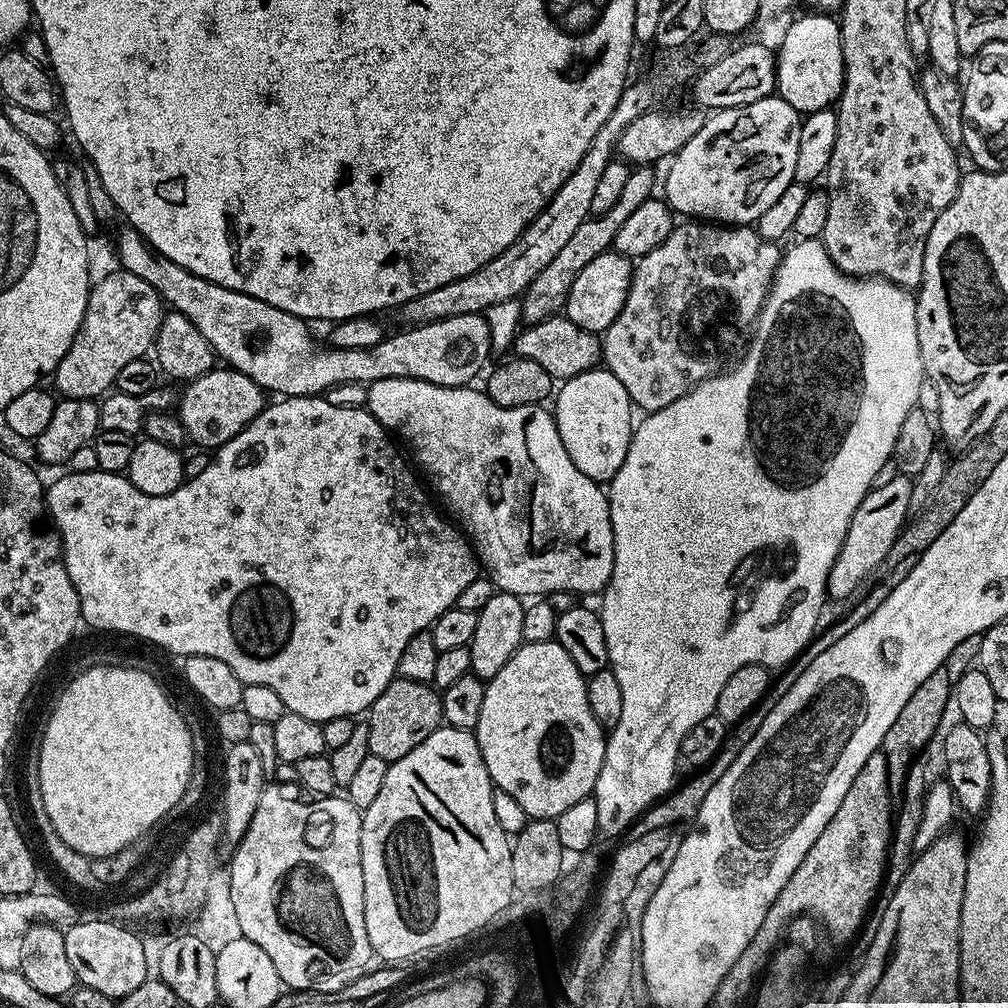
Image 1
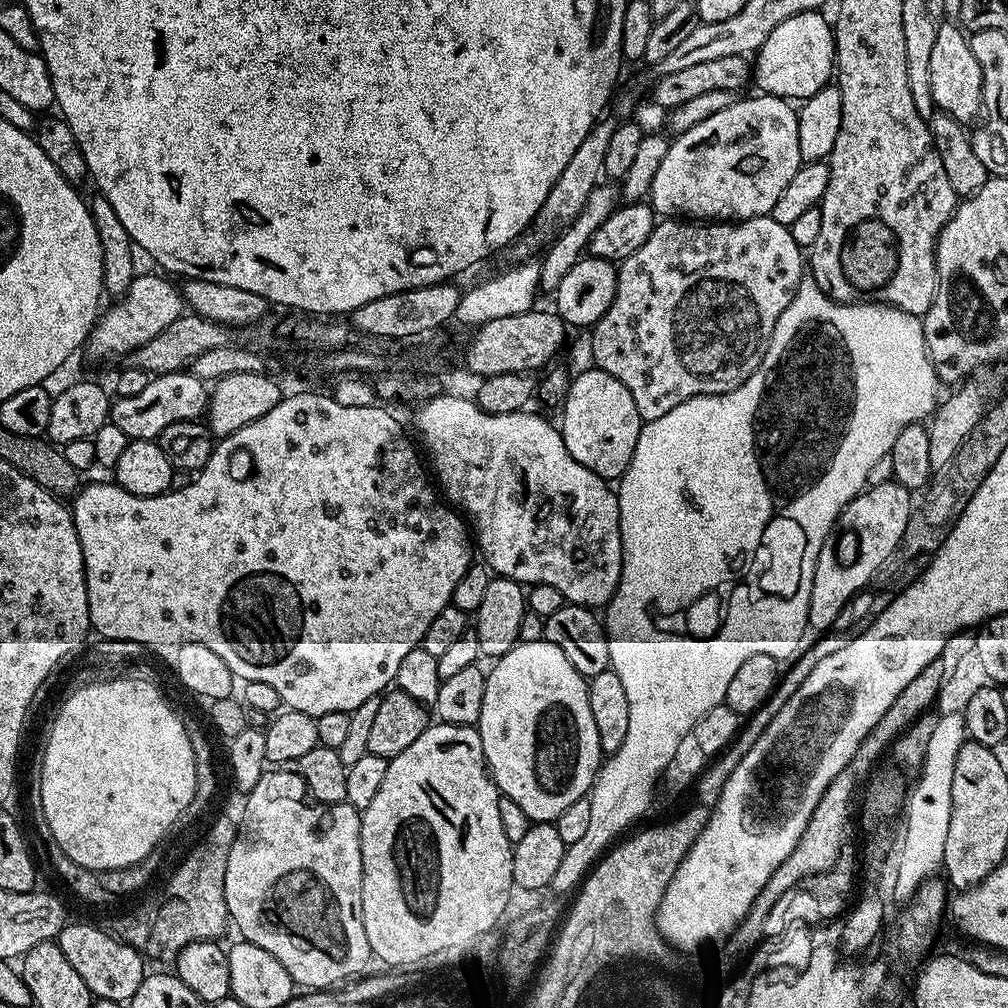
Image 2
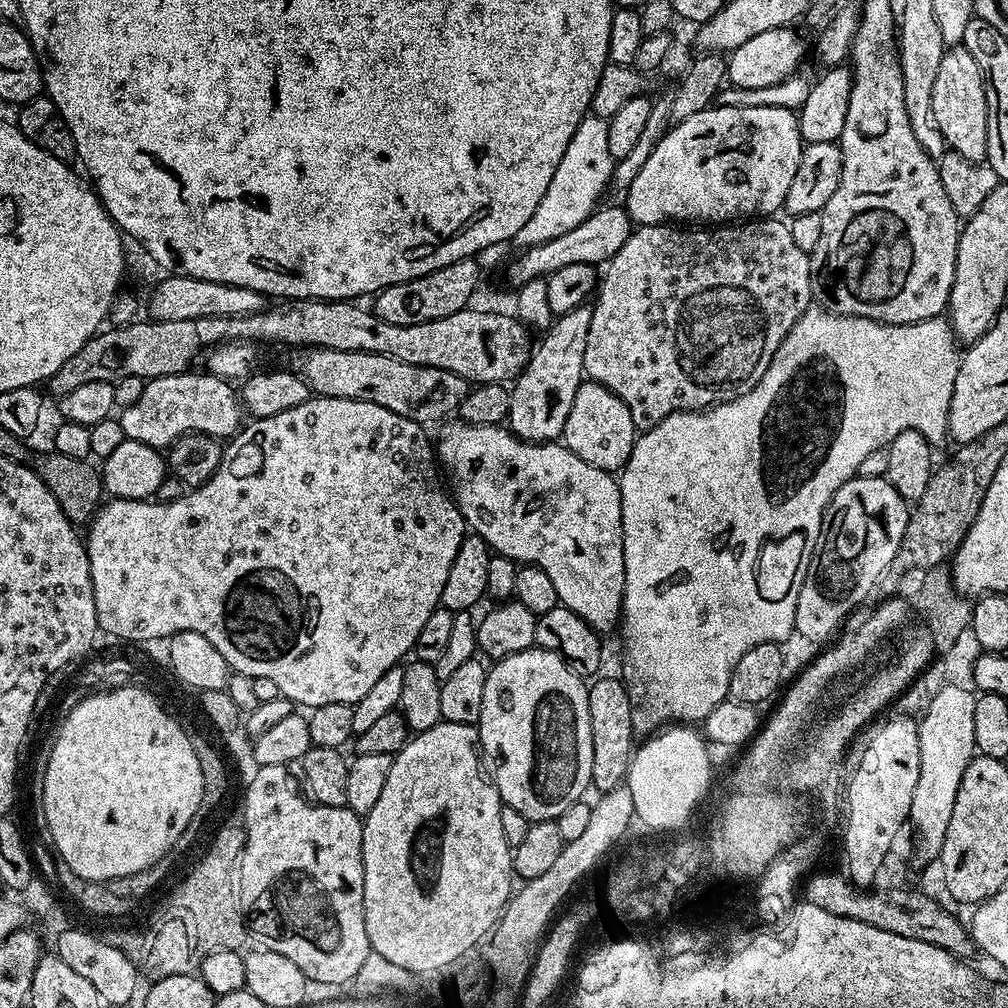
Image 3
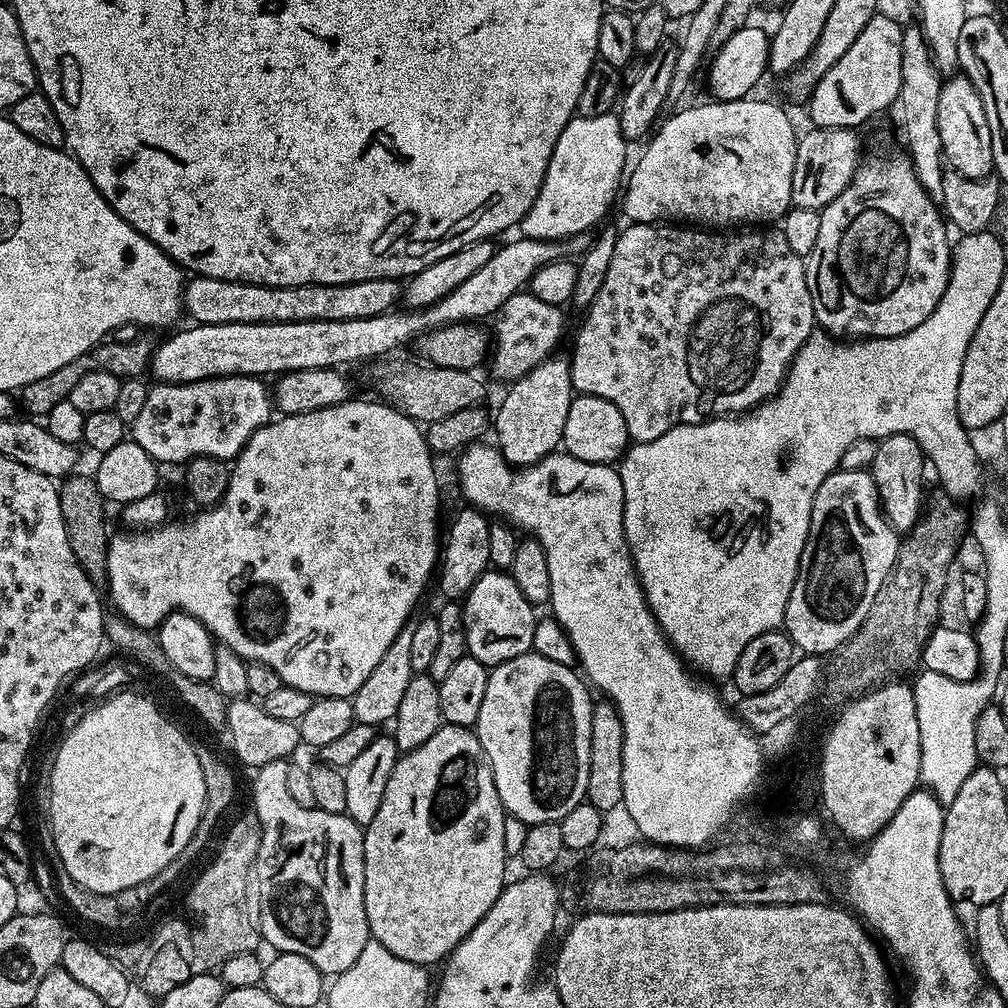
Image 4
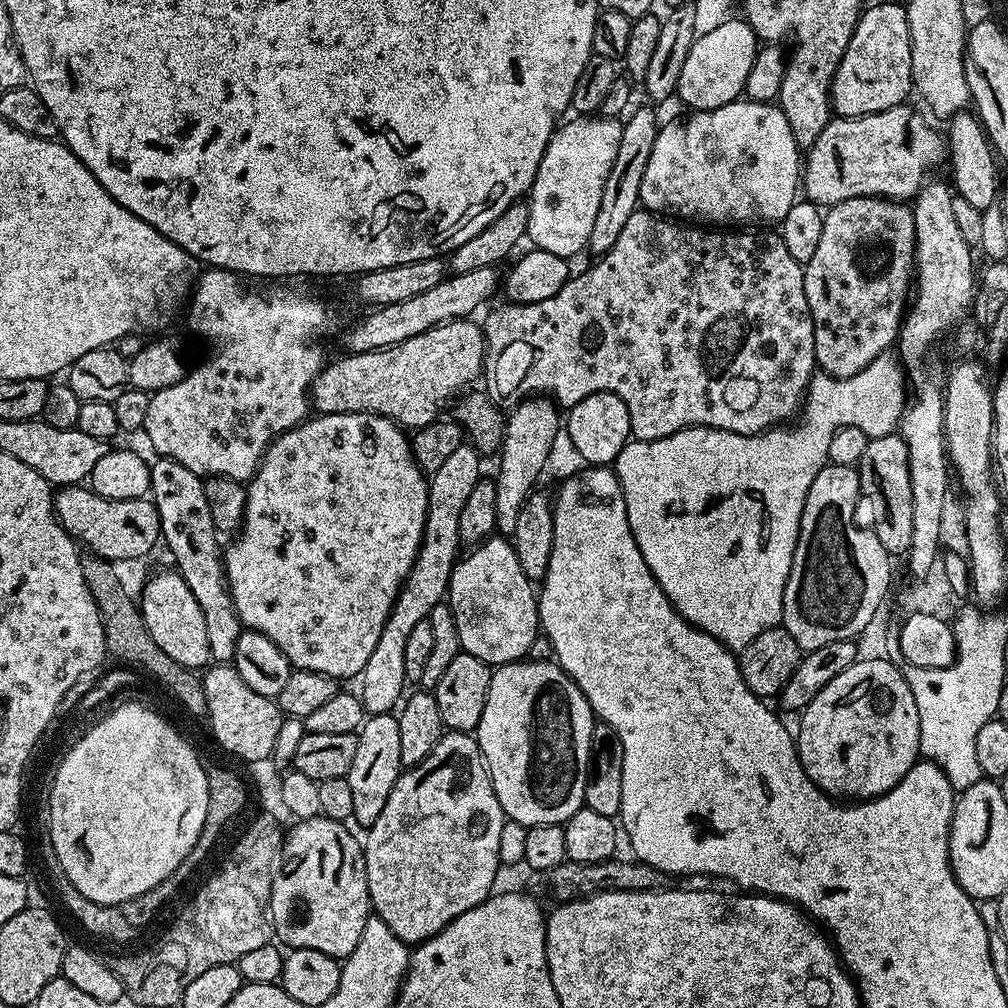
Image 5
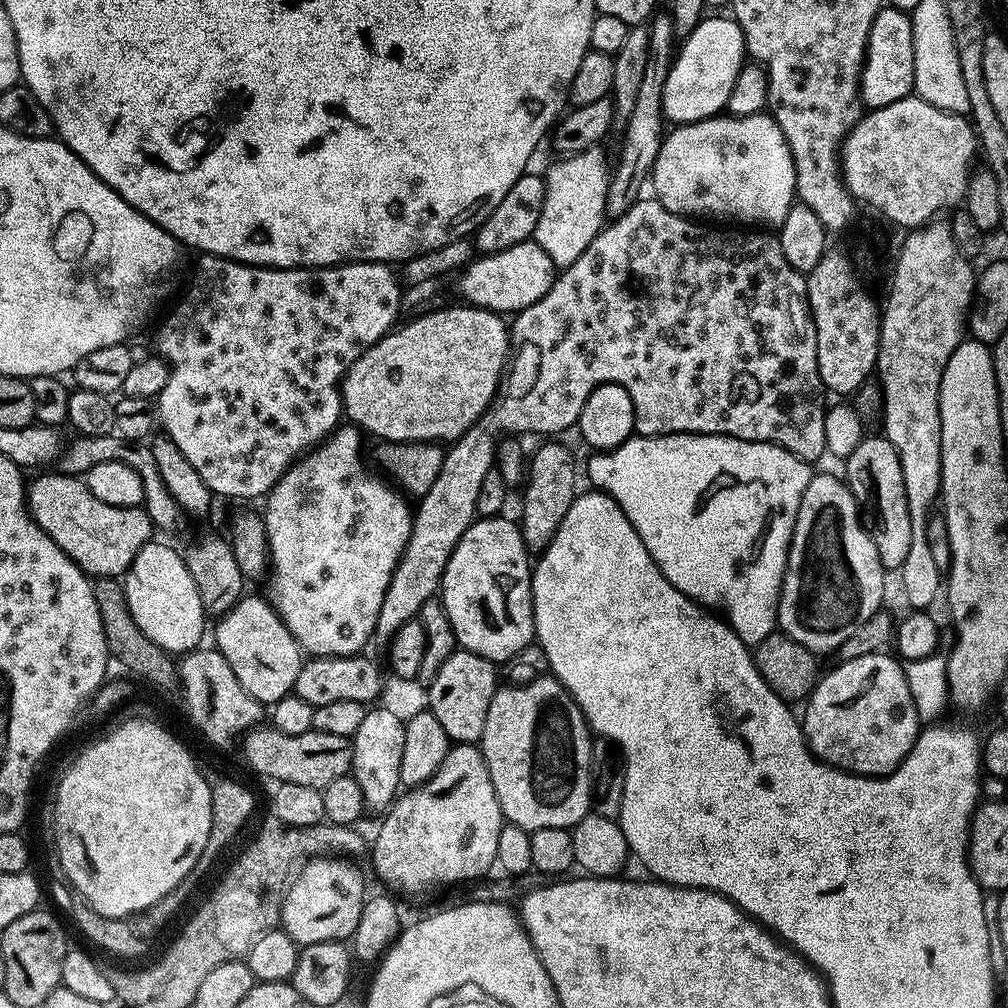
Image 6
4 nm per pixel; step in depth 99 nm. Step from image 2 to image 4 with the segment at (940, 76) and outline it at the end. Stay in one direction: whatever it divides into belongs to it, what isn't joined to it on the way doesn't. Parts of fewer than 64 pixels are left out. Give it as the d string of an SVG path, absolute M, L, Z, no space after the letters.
M952 74L941 83L938 94L938 135L942 137L944 159L951 171L979 180L993 175L994 150L990 126L986 122L986 106L982 106L982 98L968 76Z

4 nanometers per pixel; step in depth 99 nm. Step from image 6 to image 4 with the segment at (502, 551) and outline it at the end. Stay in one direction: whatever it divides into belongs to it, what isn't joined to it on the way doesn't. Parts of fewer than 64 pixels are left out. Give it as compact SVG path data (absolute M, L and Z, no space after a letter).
M507 571L484 572L464 597L462 607L468 643L467 655L478 658L478 662L495 666L532 651L538 612L518 590L516 581Z

